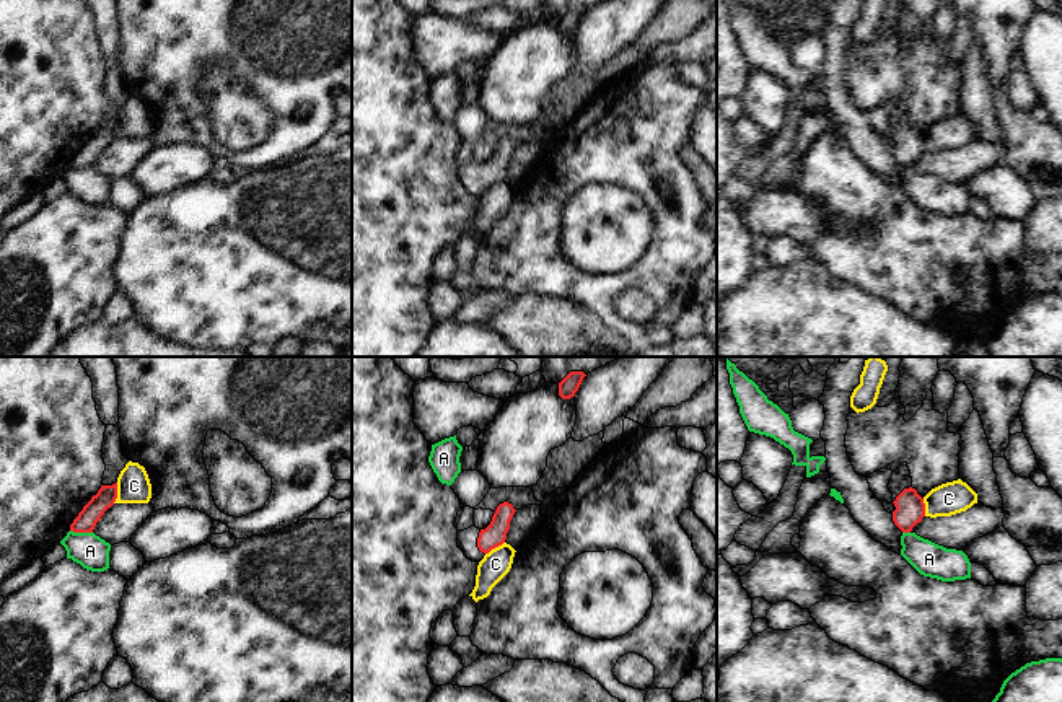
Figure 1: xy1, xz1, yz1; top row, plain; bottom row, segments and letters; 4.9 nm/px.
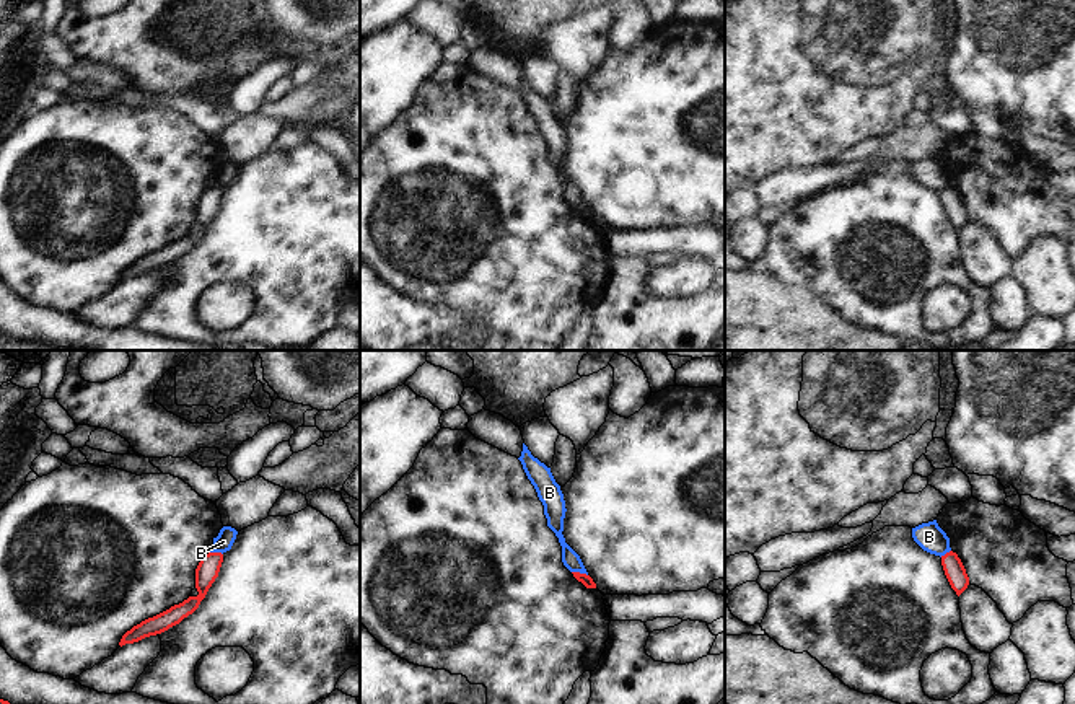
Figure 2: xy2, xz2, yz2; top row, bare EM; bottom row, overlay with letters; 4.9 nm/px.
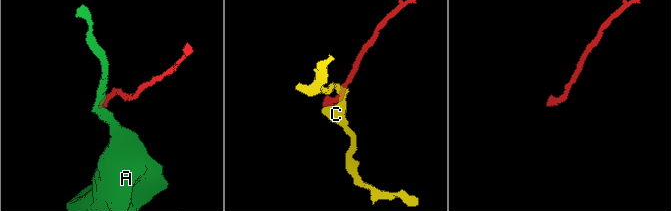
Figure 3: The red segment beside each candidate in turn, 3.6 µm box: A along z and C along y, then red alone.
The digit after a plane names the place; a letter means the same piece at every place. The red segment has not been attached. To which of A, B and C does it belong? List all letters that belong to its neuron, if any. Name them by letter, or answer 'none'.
none

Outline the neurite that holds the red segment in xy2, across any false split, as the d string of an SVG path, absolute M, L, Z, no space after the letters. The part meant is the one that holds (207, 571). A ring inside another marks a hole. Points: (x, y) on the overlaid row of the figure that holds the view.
M222 552L205 554L195 569L195 588L199 595L189 596L182 603L174 605L169 609L134 626L122 636L119 645L122 647L125 644L134 644L145 637L161 634L169 627L179 624L189 614L192 614L199 608L200 601L205 598L215 579L218 577L222 562L223 562Z

